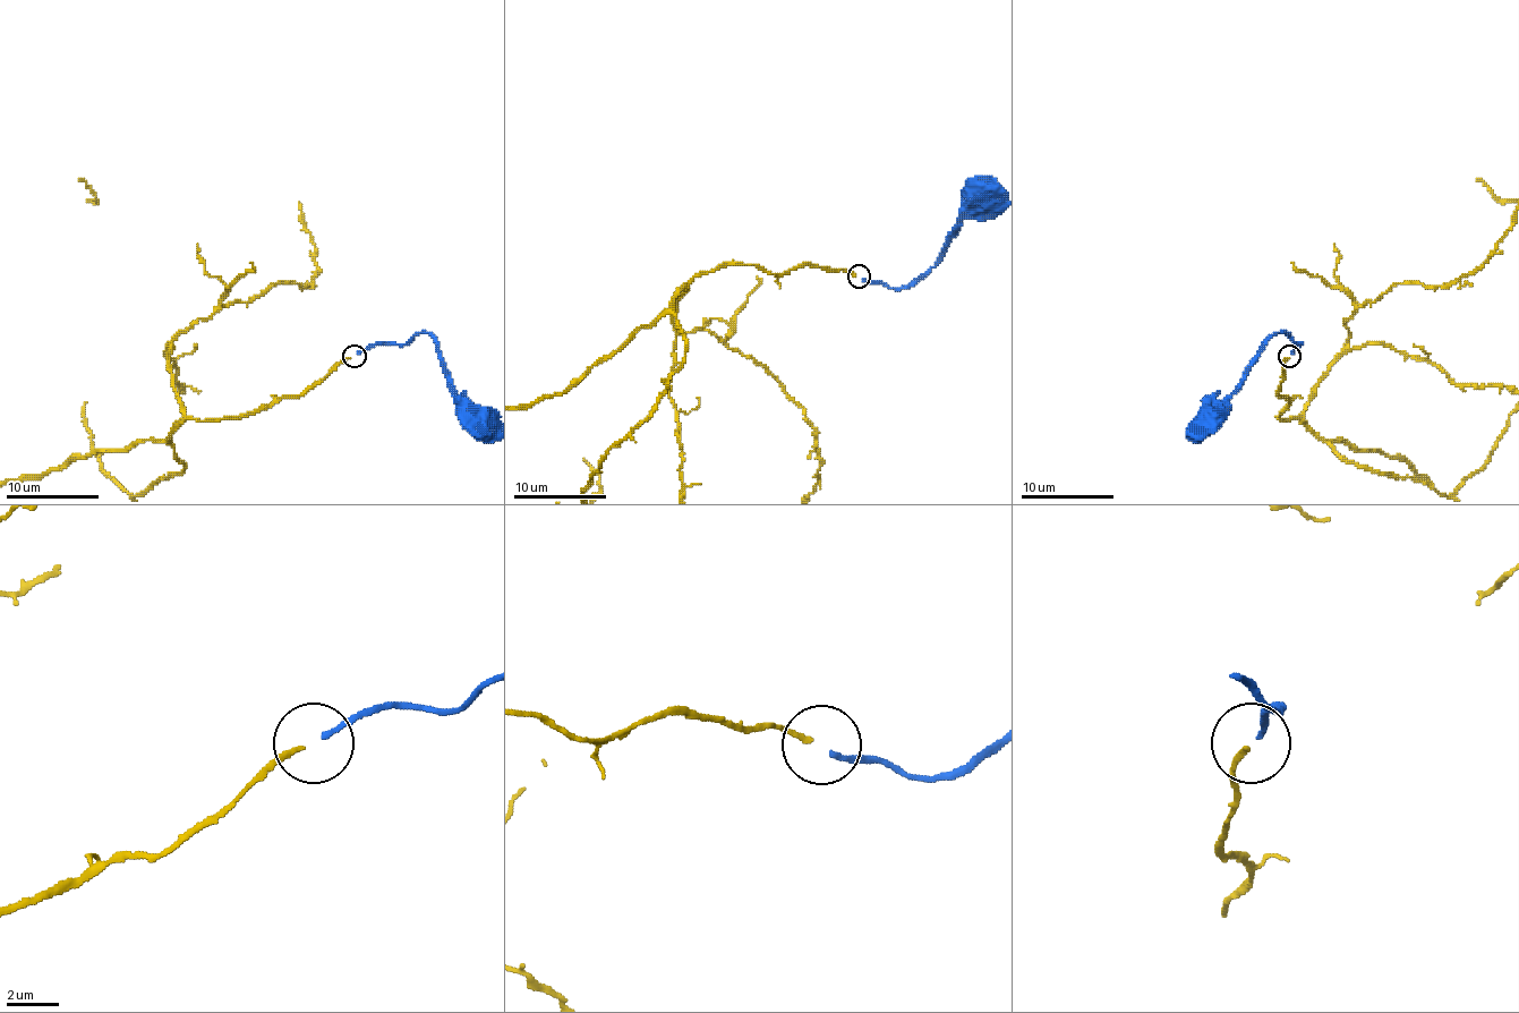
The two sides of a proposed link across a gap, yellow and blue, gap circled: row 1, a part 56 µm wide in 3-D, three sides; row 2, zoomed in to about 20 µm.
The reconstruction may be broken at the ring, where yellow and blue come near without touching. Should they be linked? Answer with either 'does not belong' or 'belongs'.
does not belong

